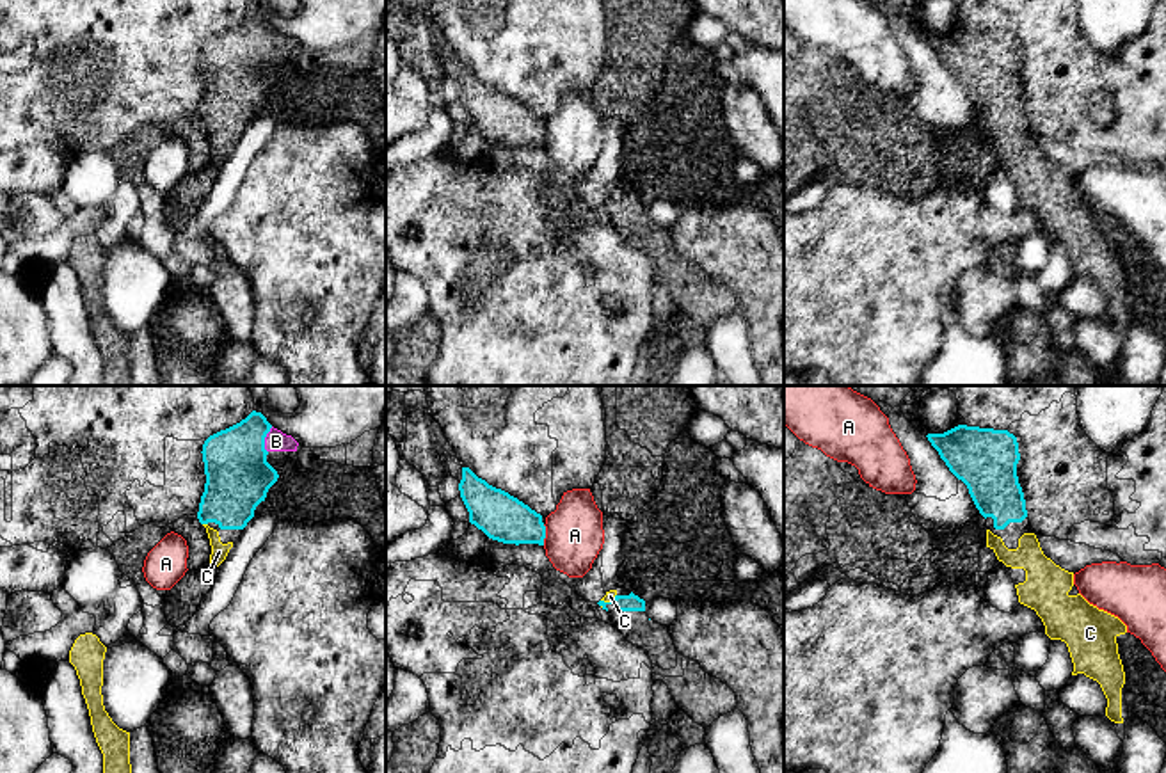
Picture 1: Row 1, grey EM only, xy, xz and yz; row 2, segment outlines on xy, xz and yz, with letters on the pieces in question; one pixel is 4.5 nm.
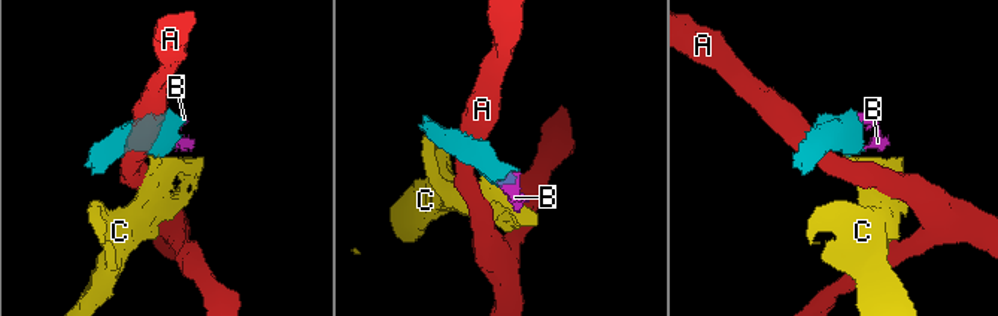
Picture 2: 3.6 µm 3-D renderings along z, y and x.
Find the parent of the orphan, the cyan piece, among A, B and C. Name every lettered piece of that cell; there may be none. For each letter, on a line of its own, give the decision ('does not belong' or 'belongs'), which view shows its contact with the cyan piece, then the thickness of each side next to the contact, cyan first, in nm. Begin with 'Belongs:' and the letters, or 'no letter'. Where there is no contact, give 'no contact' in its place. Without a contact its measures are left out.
Belongs: B, C
A: does not belong; contact in xz; calibres 220 and 260 nm
B: belongs; contact in xy; calibres 300 and 100 nm
C: belongs; contact in xy; calibres 280 and 80 nm

